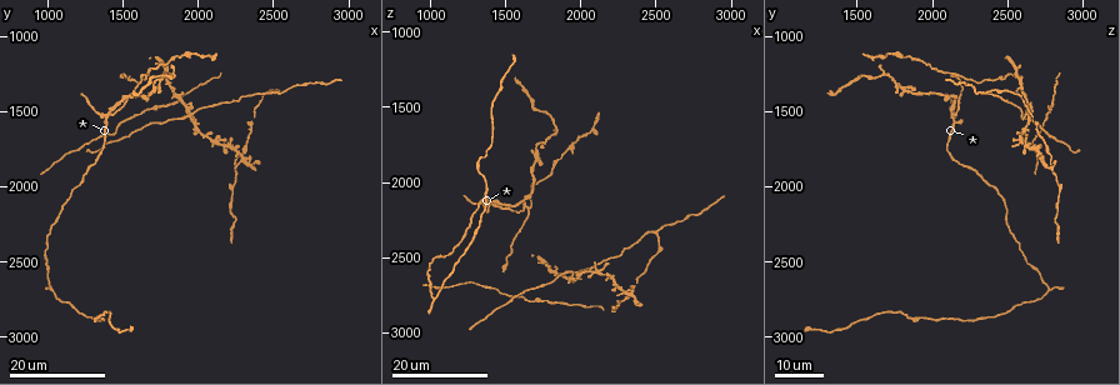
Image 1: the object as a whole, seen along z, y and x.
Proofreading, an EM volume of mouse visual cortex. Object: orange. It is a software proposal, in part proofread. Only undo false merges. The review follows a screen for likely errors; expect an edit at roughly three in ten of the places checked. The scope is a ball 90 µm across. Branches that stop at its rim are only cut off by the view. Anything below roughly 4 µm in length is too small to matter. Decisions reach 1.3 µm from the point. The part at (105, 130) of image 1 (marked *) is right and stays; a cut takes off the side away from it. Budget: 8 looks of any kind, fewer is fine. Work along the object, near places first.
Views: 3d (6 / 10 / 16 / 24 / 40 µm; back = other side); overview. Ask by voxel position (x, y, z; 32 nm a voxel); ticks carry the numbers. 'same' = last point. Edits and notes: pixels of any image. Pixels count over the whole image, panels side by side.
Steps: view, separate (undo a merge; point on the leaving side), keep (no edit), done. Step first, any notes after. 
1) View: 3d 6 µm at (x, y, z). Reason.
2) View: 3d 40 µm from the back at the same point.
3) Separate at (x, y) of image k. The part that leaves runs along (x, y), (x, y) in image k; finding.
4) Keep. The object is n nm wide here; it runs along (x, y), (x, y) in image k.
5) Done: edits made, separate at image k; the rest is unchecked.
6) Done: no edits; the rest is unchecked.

View: 3d 16 µm at (1400, 1520, 2120). Two arms in line, one across.

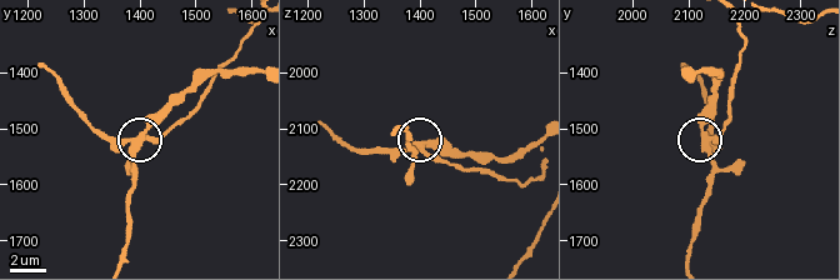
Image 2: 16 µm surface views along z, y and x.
View: 3d 10 µm at (1400, 1520, 2135). Closer look.

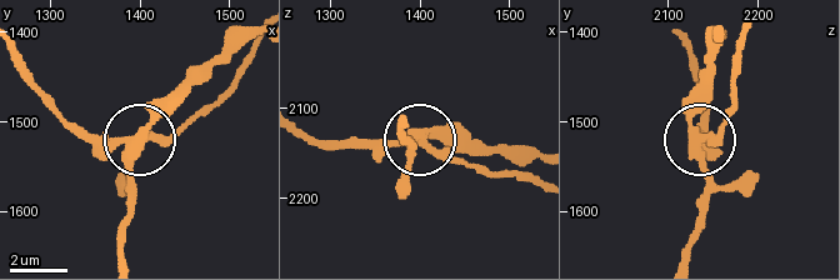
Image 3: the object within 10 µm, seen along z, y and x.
Separate at (89, 134) of image 3. The object is 320 nm wide here; the part that leaves runs along (703, 136), (726, 114), (731, 64), (748, 21) in image 3; a second neuron is stuck on.

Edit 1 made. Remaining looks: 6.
View: 3d 24 µm at (2280, 1780, 2760). Calibre changes.

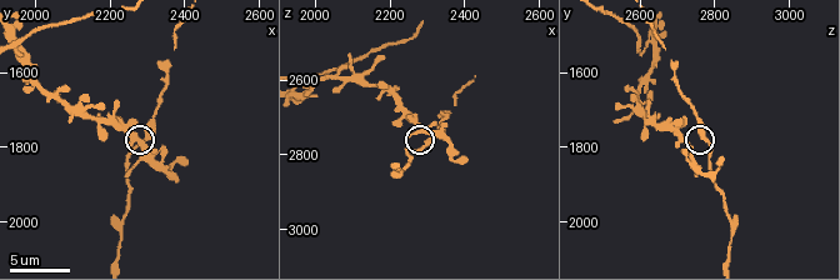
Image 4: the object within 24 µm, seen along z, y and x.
View: 3d 6 µm at (2290, 1780, 2780).

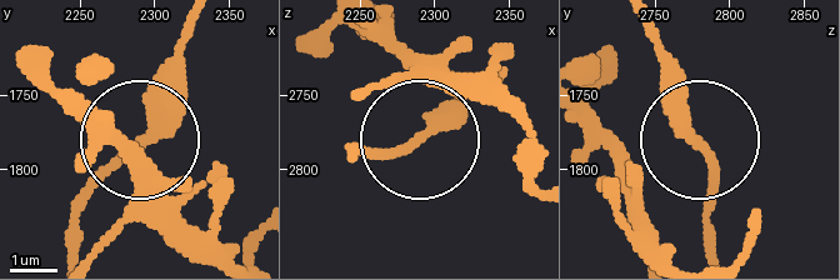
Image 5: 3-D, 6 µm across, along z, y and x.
Keep. The object is 270 nm wide here; it runs along (640, 20), (665, 104), (709, 175), (709, 231) in image 5; continuous, no second neuron.

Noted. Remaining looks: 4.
View: 3d 6 µm at (2130, 1710, 2600). Four arms meet.

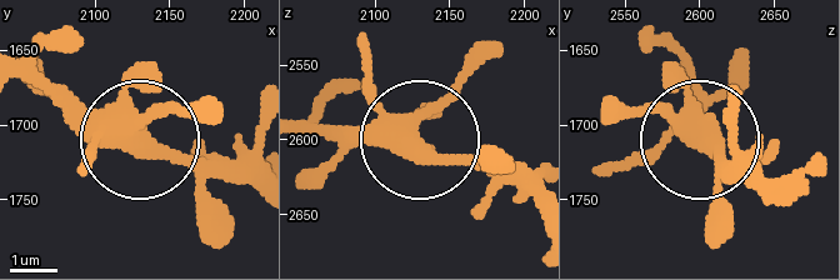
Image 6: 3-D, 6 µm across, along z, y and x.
View: 3d 6 µm from the back at (2124, 1706, 2598). Other side.

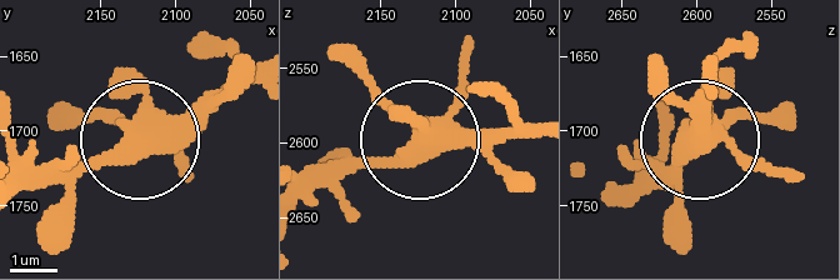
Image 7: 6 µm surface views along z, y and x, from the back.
Keep. One neuron here.

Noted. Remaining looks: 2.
View: 3d 16 µm at (2520, 1380, 2340). Three arms meet.

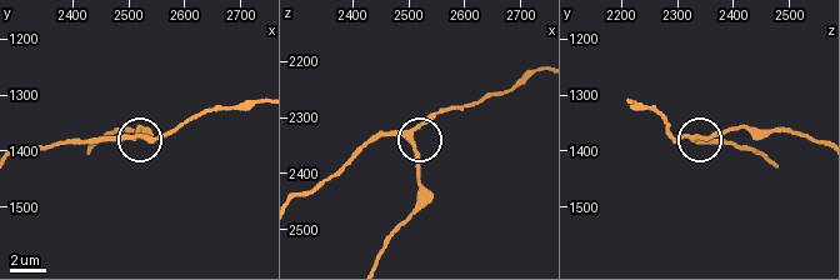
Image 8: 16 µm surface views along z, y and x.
View: 3d 6 µm at (2500, 1375, 2325).

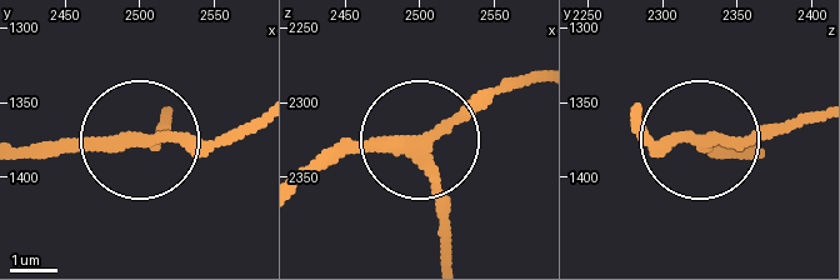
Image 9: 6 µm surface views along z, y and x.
Keep. The object is 240 nm wide here; it runs along (755, 159), (695, 135), (639, 139) in image 9; all the same neuron.

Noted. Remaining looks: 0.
Done: edits made, separate at image 3; the rest is unchecked.

